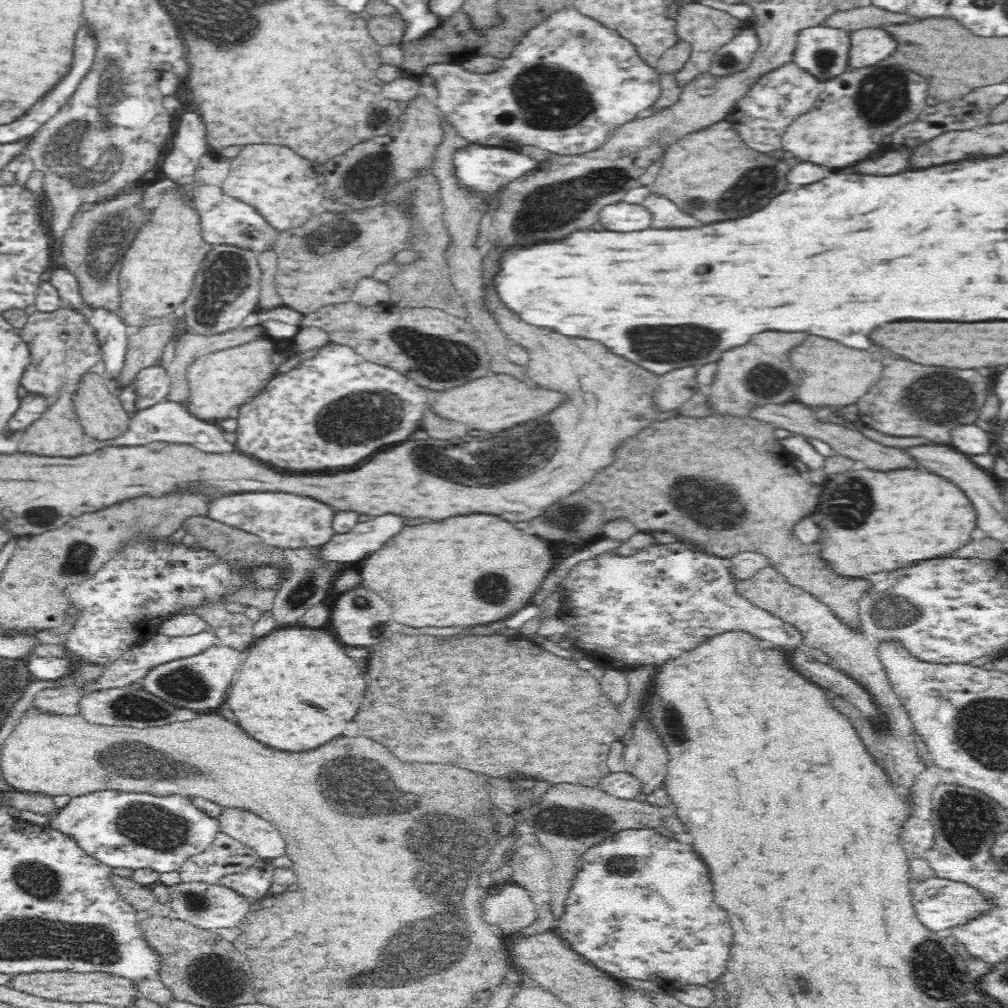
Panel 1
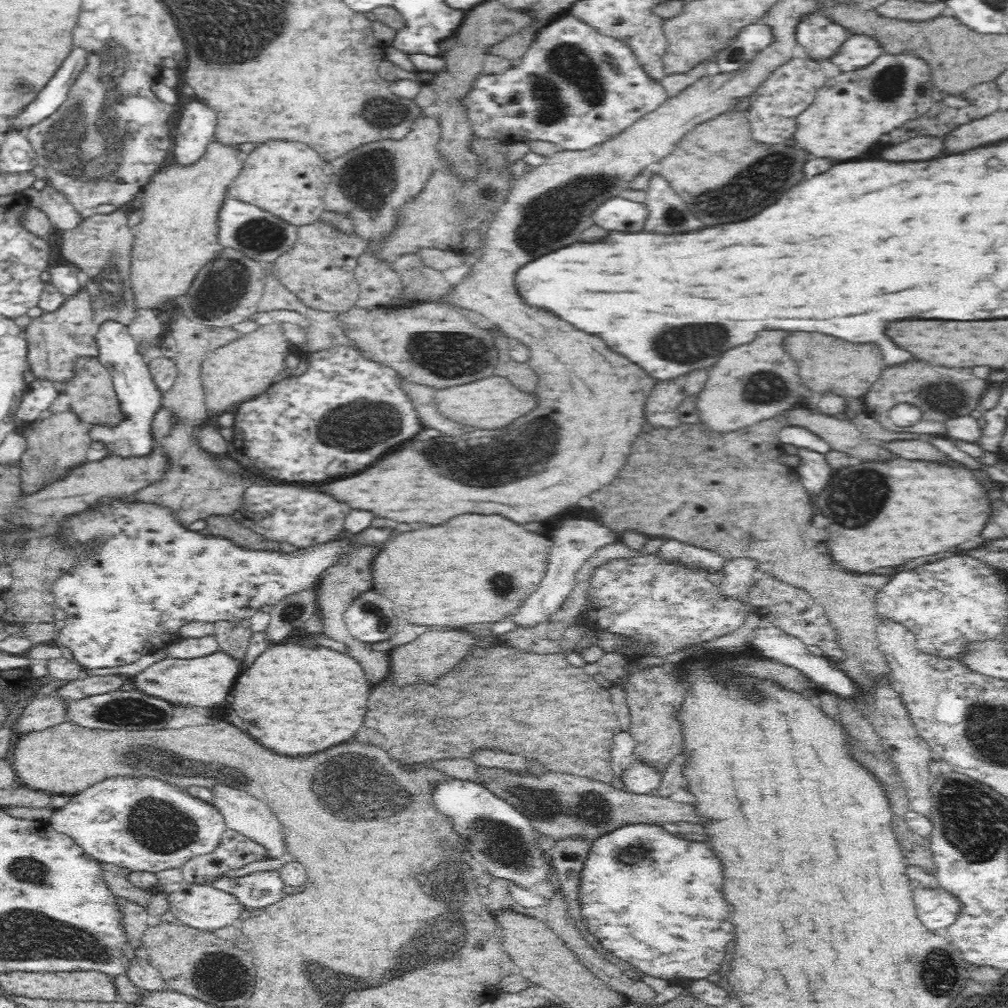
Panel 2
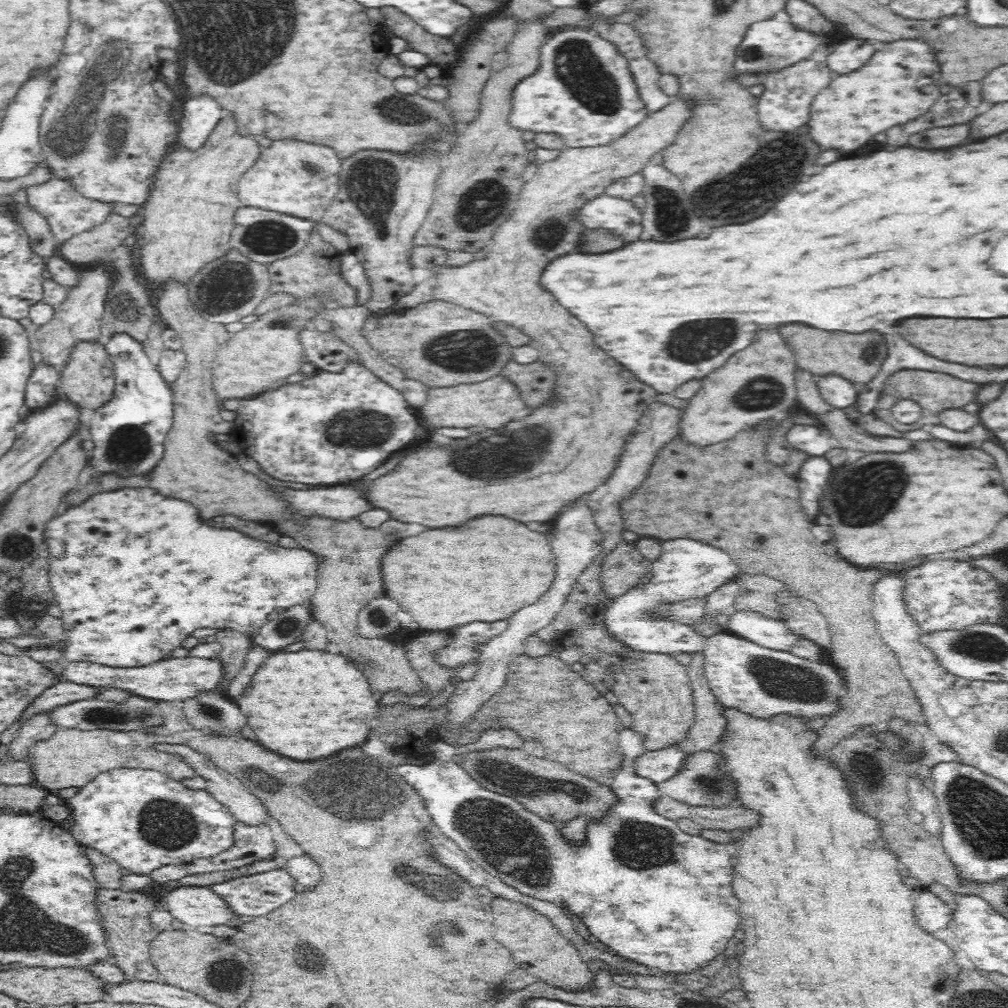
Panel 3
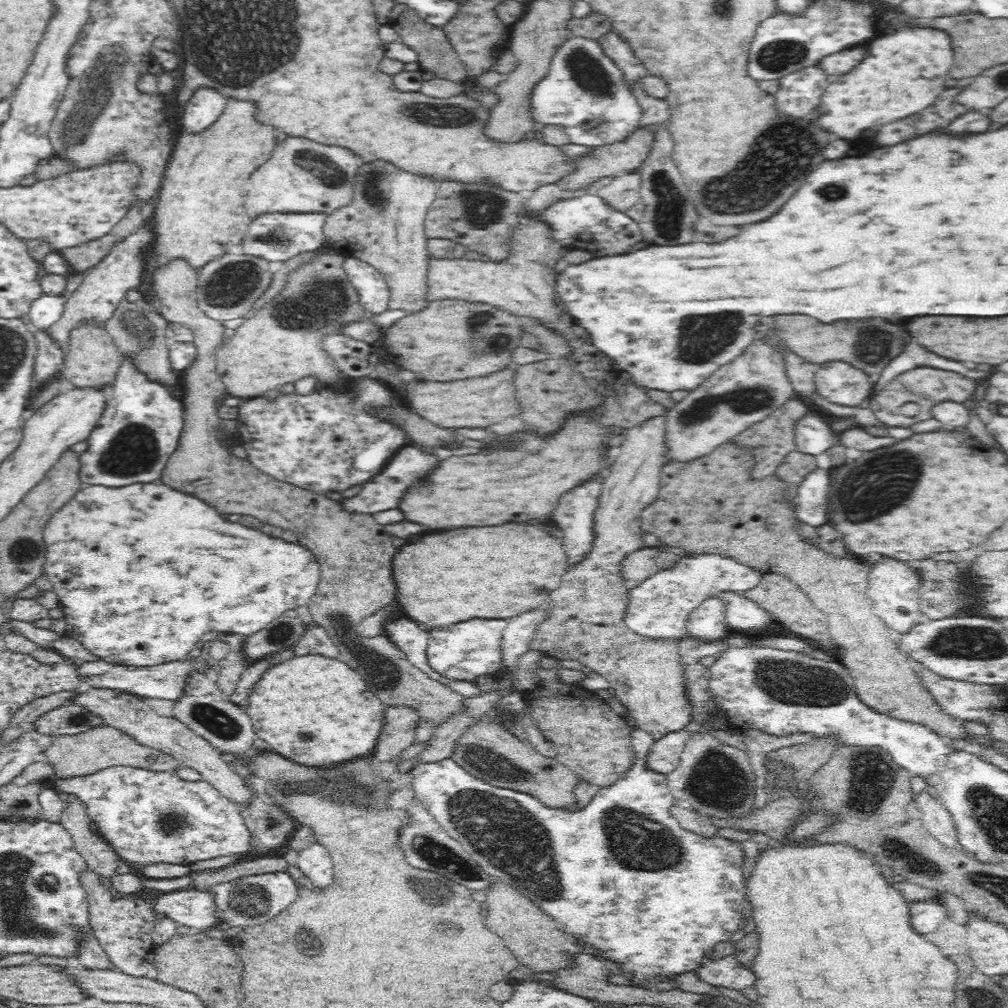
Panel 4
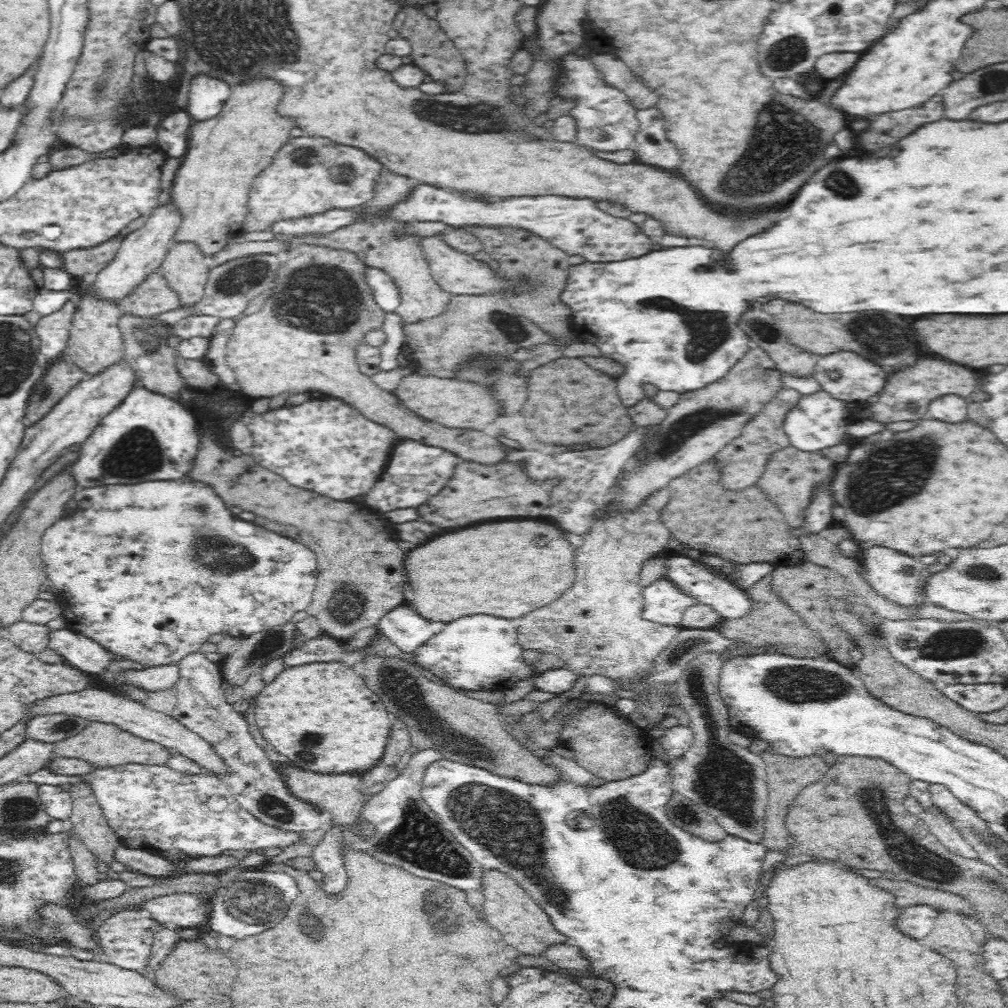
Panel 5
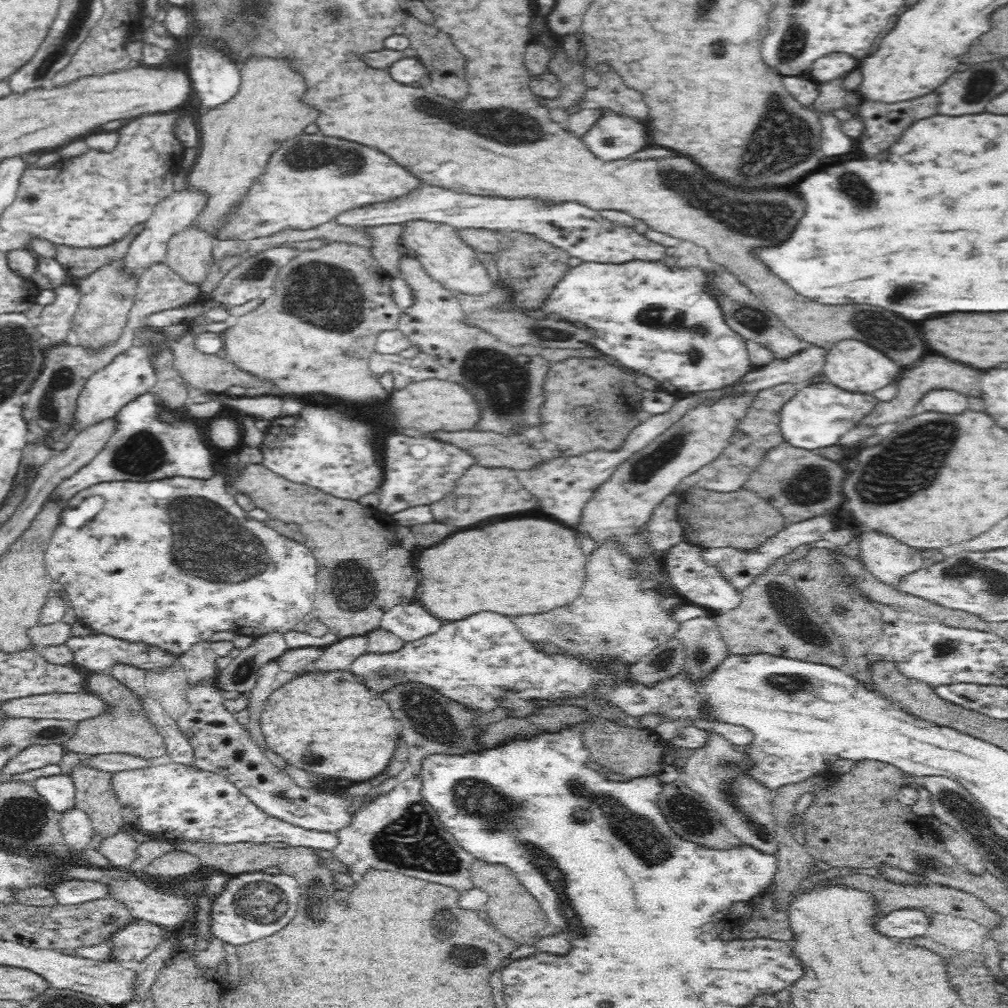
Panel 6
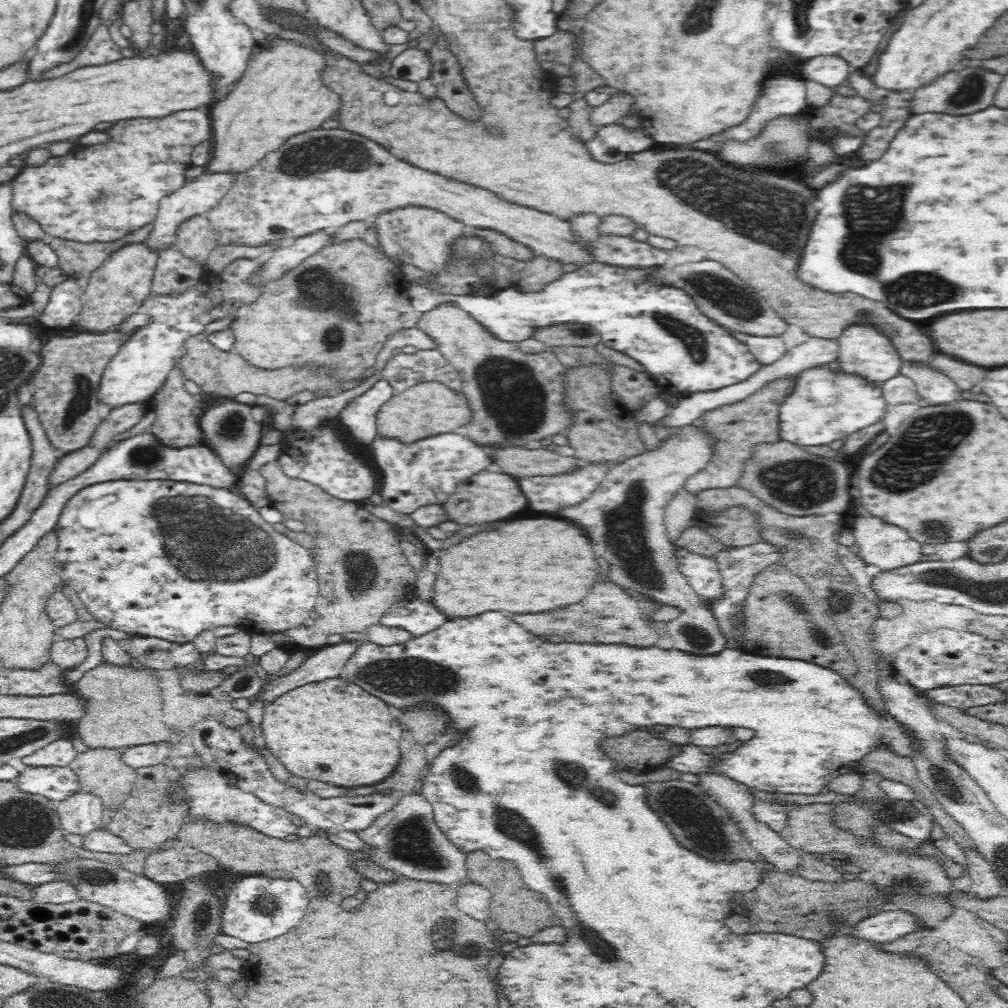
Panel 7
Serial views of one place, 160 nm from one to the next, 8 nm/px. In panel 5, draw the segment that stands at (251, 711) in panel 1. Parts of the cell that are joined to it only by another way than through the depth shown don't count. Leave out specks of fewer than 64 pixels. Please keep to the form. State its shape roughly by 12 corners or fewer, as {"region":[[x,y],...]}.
{"region":[[338,662],[282,670],[254,701],[270,748],[312,772],[376,766],[378,696]]}

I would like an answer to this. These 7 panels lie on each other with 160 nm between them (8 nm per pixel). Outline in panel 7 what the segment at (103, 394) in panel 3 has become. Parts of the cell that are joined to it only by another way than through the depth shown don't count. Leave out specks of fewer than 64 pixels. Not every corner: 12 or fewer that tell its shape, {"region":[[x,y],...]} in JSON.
{"region":[[112,252],[82,281],[84,333],[142,310],[158,252]]}

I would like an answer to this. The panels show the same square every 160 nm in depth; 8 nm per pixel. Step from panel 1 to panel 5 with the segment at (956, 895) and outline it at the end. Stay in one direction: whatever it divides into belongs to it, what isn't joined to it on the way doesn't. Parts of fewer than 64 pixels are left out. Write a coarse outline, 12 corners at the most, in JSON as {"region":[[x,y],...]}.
{"region":[[927,904],[904,907],[898,928],[922,938],[939,911]]}

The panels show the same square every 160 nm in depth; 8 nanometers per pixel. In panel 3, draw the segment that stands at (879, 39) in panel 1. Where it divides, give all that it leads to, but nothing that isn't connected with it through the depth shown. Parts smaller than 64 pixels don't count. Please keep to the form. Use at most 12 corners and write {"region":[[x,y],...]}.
{"region":[[864,40],[835,42],[826,65],[848,74],[862,68],[876,52]]}

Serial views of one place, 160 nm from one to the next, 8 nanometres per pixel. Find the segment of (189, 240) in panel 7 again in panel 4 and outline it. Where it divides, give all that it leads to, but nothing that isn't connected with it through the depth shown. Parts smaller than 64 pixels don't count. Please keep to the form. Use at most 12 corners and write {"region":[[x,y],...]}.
{"region":[[184,260],[154,270],[153,293],[168,323],[190,328],[194,366],[214,372],[221,321],[197,304],[197,270]]}

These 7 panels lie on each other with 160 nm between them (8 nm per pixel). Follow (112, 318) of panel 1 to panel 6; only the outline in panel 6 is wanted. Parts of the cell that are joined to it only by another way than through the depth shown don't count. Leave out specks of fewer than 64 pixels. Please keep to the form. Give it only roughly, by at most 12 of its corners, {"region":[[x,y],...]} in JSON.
{"region":[[151,391],[113,416],[98,455],[52,497],[100,482],[206,480],[194,422],[162,420]]}

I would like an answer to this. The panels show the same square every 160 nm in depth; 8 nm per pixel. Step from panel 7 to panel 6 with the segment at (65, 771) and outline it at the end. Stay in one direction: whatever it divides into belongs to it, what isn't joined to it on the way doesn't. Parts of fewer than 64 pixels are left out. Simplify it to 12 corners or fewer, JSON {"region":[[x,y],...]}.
{"region":[[58,774],[32,782],[49,808],[72,809],[75,786],[69,775]]}

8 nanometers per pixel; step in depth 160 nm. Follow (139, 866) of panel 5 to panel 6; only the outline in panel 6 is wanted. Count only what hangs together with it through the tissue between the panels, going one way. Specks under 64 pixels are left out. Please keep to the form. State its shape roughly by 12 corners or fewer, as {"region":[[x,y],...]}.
{"region":[[123,830],[104,838],[97,849],[111,867],[130,866],[139,843]]}

